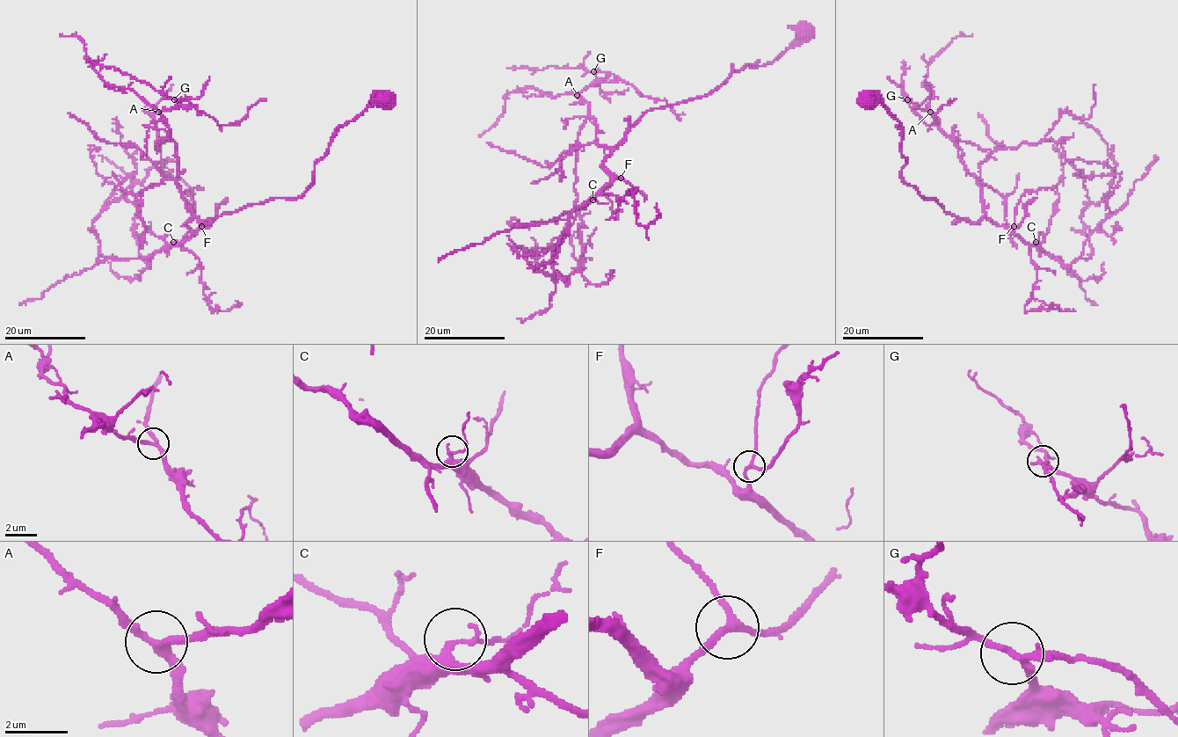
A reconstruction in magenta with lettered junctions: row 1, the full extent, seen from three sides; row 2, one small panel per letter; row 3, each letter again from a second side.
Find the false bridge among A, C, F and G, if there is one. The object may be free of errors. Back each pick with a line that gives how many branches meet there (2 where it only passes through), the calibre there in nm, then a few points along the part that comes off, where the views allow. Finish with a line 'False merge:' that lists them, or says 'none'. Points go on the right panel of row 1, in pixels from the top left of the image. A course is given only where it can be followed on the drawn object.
False merge: none

